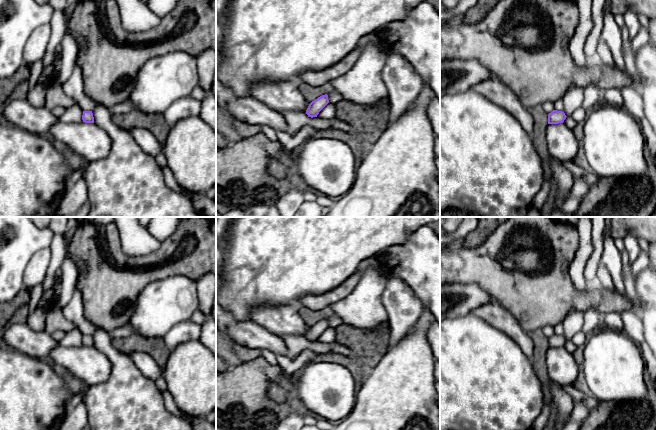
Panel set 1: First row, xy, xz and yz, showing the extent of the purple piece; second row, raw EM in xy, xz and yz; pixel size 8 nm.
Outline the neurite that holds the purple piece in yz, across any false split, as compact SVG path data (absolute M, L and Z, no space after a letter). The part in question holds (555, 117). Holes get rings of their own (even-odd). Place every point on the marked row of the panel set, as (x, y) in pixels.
M553 110L548 114L548 124L559 124L563 123L566 119L566 115L563 111Z

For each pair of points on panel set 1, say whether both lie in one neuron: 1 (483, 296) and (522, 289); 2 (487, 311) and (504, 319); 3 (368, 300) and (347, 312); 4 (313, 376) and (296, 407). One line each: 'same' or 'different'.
1: different
2: same
3: same
4: different

